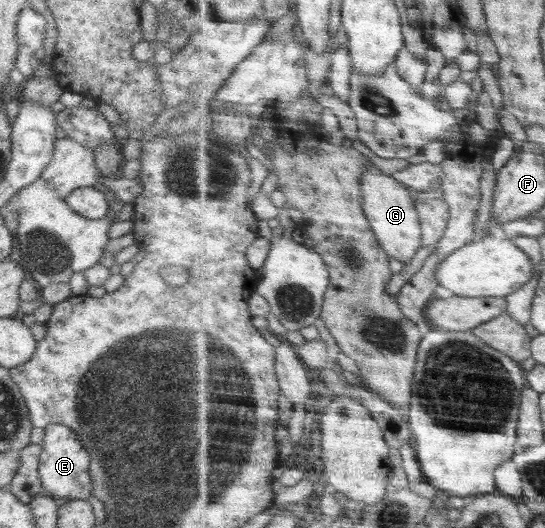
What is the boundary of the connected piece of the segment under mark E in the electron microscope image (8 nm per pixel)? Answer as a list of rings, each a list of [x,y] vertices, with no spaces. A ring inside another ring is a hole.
[[[63,424],[45,426],[42,452],[39,456],[41,483],[50,496],[58,498],[86,500],[92,492],[89,464],[91,456],[77,439],[76,433]]]

